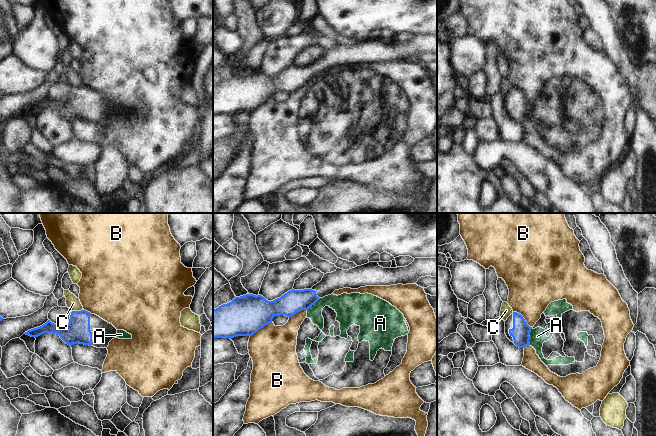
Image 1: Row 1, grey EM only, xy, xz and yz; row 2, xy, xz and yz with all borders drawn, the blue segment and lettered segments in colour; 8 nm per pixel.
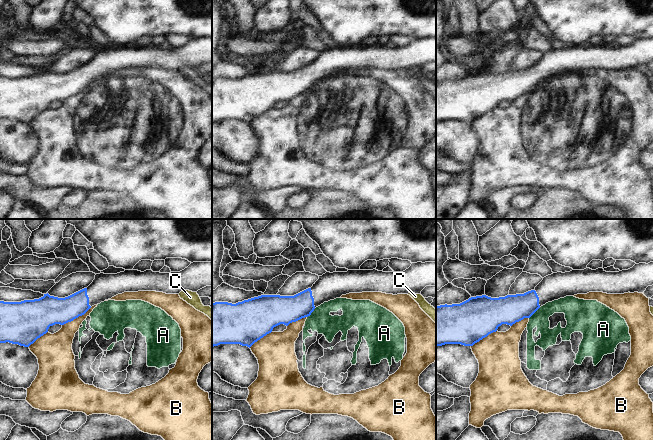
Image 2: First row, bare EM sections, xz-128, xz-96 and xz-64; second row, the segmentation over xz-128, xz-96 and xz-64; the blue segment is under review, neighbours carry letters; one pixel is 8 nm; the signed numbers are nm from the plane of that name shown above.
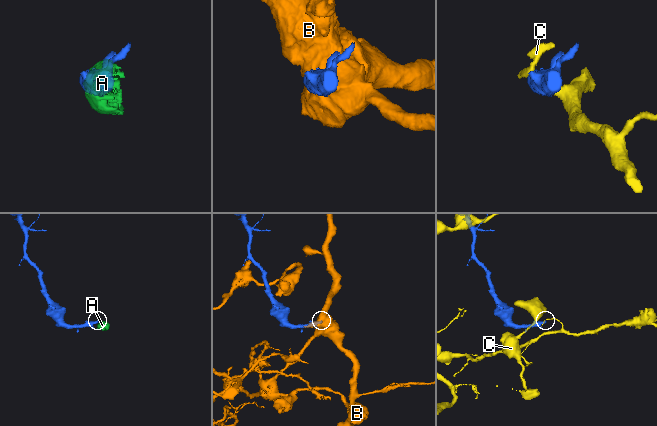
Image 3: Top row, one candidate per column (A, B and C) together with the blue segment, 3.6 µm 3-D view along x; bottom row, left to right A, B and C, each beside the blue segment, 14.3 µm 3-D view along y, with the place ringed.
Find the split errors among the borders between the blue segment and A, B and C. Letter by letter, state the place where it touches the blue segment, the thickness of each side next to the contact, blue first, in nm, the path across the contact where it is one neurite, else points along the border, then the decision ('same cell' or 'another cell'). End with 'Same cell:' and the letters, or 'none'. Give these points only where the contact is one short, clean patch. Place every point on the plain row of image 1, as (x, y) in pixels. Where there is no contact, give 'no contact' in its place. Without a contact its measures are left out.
A: meets blue in yz at (529, 112); 150 nm thick on the blue side, 130 nm on the other; border along yz (532, 104), (529, 110), (529, 120); another cell
B: meets blue in xz at (260, 104); 320 nm thick on the blue side, 360 nm on the other; another cell
C: meets blue in xy at (77, 87); 190 nm thick on the blue side, 110 nm on the other; border along xy (83, 85), (72, 87); another cell
Same cell: none

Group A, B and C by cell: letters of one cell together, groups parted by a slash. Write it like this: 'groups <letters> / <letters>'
groups A B / C

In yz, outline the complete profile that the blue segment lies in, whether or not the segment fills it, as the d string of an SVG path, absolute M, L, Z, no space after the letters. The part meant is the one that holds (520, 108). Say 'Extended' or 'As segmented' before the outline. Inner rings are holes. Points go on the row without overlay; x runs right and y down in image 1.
Extended. M513 88L505 97L505 110L507 114L517 123L524 124L529 122L530 103L523 92L517 88Z

